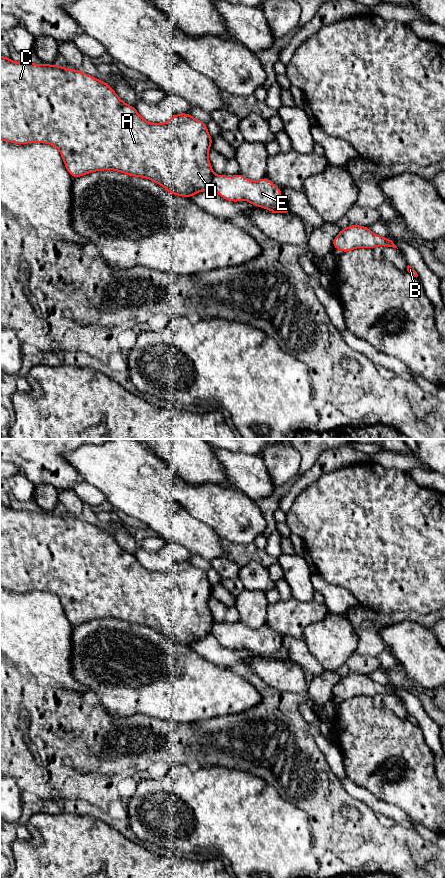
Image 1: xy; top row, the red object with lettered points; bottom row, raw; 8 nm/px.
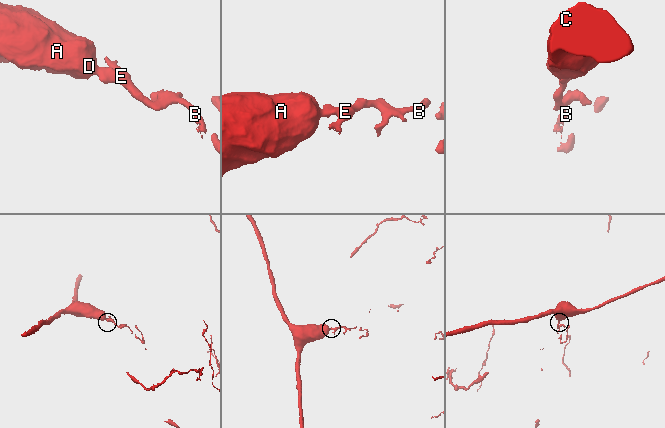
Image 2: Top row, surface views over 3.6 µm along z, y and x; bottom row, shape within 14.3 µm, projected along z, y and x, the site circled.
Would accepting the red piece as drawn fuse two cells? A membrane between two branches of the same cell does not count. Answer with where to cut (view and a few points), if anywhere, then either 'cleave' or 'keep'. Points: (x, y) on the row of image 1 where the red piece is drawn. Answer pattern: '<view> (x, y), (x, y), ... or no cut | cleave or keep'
xy (213, 174), (210, 188) | cleave

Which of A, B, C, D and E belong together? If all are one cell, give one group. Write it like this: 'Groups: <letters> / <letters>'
Groups: A C D / B E

